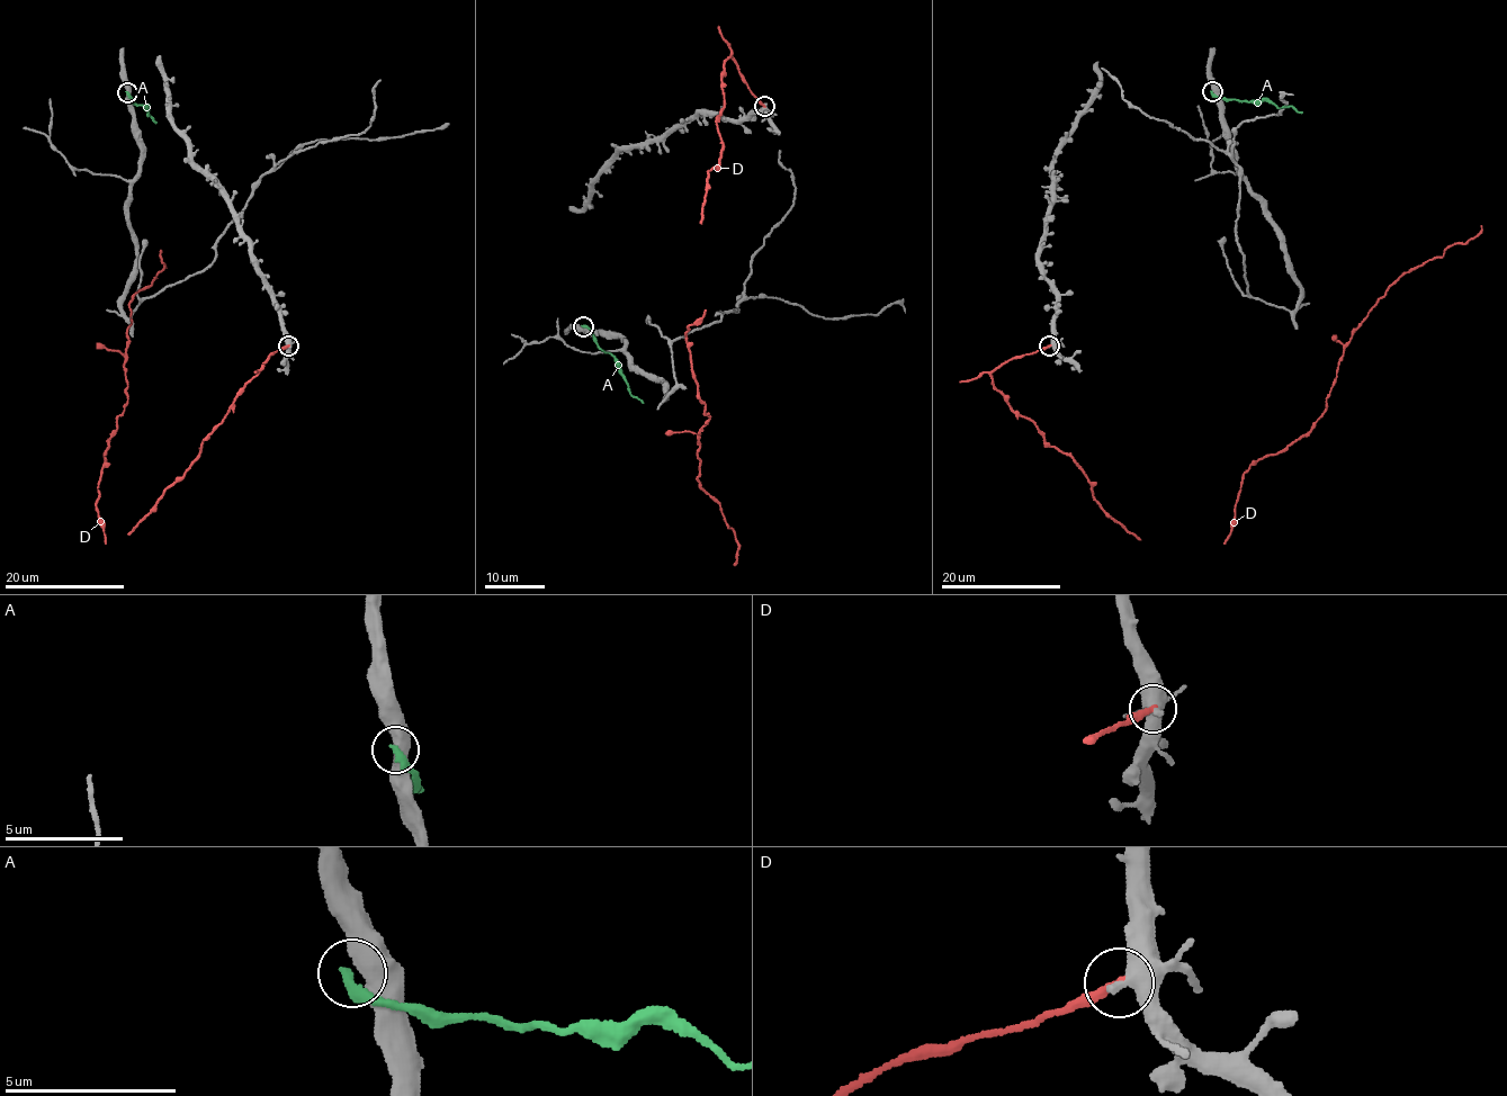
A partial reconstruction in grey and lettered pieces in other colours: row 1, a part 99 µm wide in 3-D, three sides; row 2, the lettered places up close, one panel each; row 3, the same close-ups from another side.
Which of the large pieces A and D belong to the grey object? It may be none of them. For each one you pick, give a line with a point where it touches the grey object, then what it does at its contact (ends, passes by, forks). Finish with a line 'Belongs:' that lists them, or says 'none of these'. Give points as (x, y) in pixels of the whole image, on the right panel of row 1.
Belongs: none of these

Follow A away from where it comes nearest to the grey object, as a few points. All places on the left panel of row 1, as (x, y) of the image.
A: (127, 91), (129, 100), (145, 106), (157, 123)

